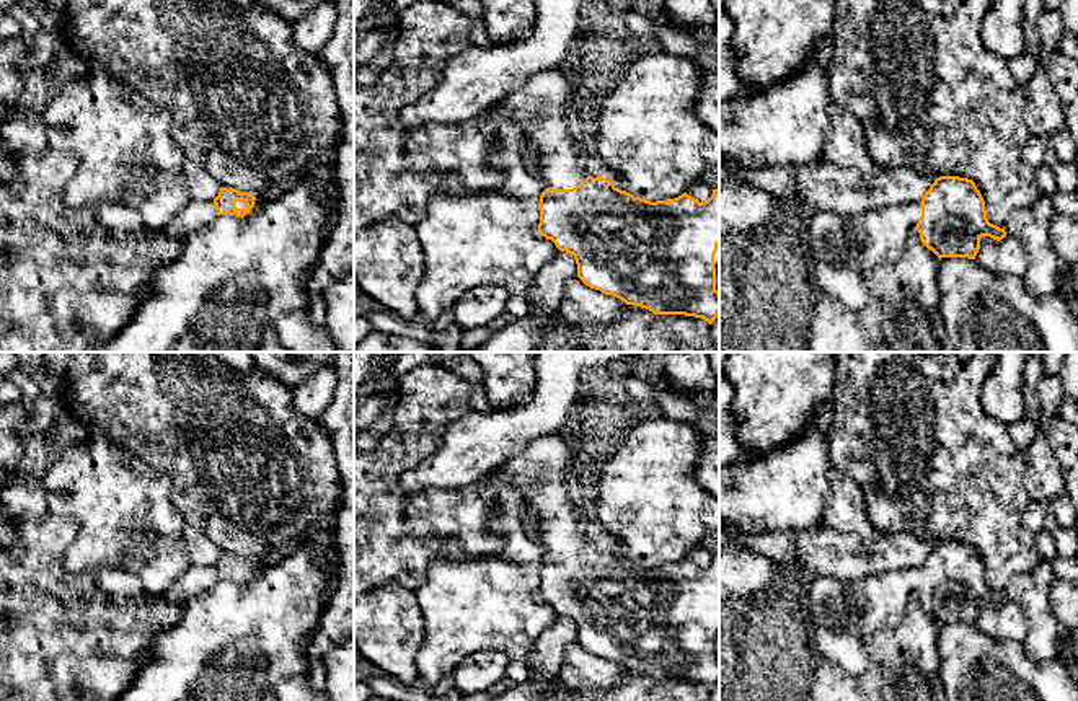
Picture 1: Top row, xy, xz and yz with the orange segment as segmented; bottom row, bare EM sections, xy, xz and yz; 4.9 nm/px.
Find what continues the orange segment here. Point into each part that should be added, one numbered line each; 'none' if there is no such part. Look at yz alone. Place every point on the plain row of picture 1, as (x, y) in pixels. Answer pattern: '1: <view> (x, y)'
1: yz (842, 613)

